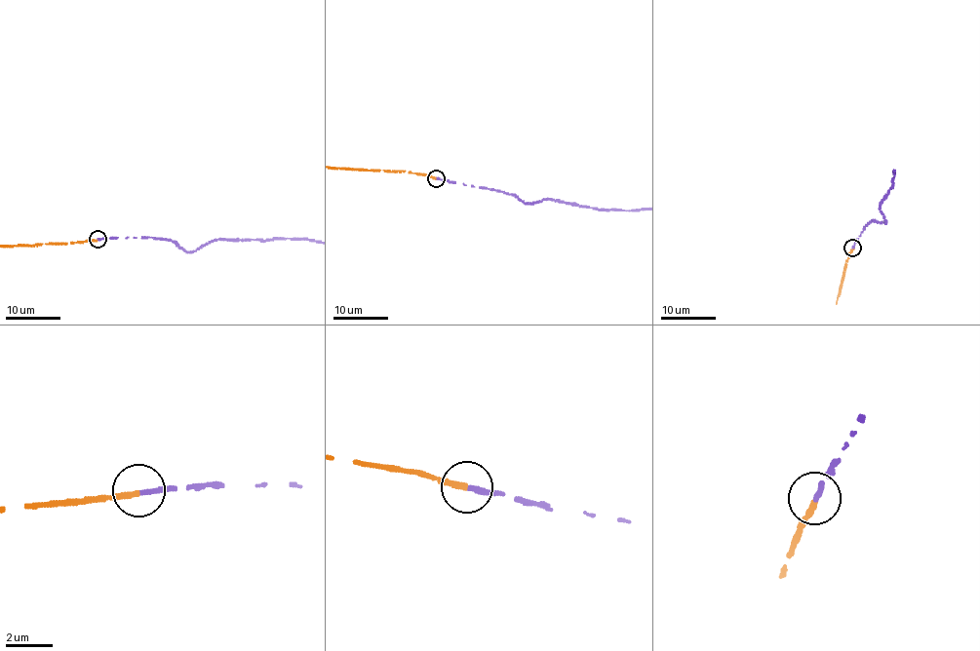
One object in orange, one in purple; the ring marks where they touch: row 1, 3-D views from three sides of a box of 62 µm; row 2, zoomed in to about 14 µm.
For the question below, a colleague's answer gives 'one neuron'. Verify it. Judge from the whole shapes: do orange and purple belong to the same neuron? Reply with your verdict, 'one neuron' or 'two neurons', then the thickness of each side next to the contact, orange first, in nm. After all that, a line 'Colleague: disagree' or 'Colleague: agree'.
one neuron | 240/220 nm
Colleague: agree

